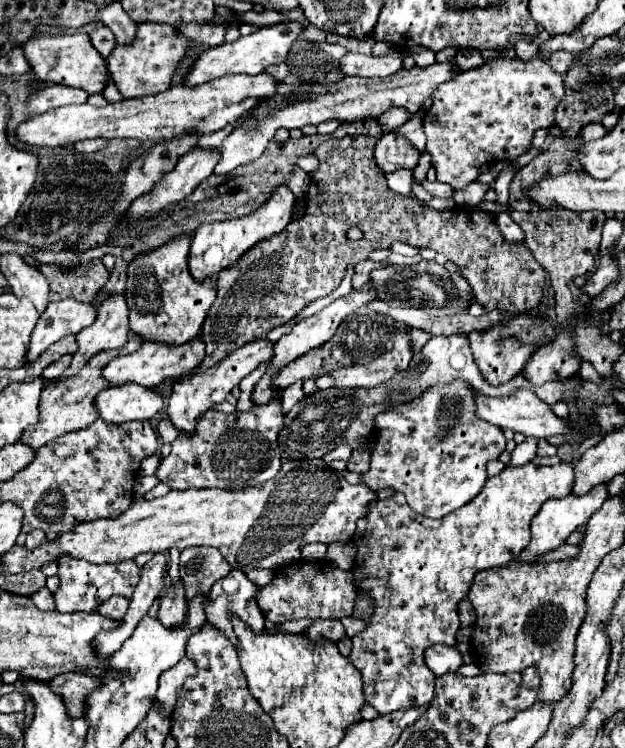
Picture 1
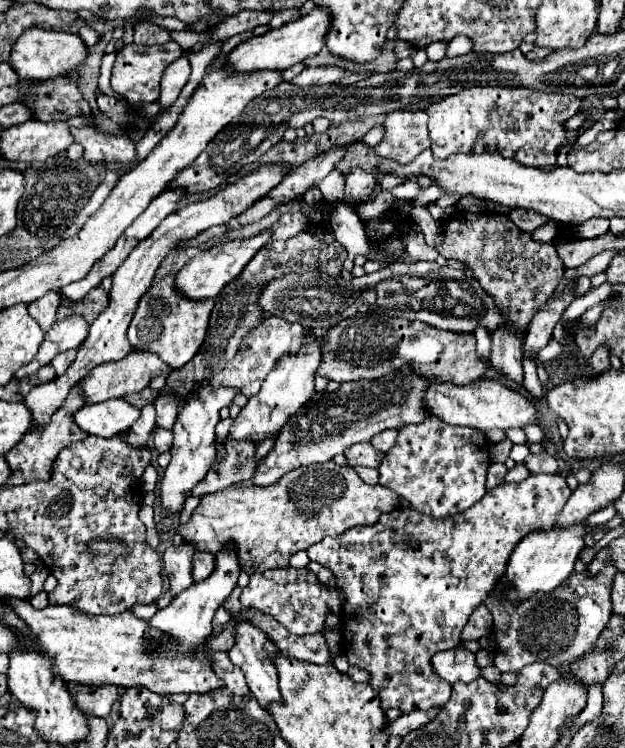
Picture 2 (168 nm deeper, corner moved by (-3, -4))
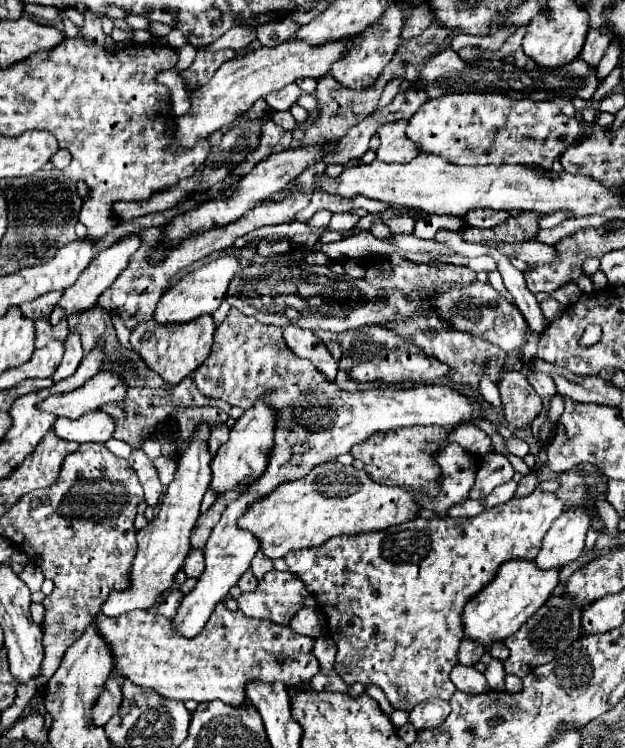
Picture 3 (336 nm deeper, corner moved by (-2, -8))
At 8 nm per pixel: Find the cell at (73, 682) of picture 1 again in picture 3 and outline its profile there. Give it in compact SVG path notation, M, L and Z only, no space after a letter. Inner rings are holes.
M108 678L104 684L102 696L98 696L98 700L94 702L94 708L92 708L94 724L104 726L116 714L116 710L120 708L120 702L122 702L122 688L120 688L118 680Z

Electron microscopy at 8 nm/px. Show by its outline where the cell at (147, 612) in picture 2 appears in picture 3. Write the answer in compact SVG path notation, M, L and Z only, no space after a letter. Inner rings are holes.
M174 588L174 590L170 592L170 596L164 596L164 598L156 604L156 612L158 612L160 616L168 616L168 620L172 620L174 614L176 614L176 608L178 608L178 604L180 604L180 600L182 600L182 594Z

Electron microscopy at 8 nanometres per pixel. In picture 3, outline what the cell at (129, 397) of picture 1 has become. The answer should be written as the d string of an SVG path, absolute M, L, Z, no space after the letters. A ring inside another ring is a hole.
M96 410L86 416L80 416L78 420L58 418L52 430L56 432L58 438L74 440L78 444L106 442L114 434L114 420L110 420L110 416L106 416L106 412Z

